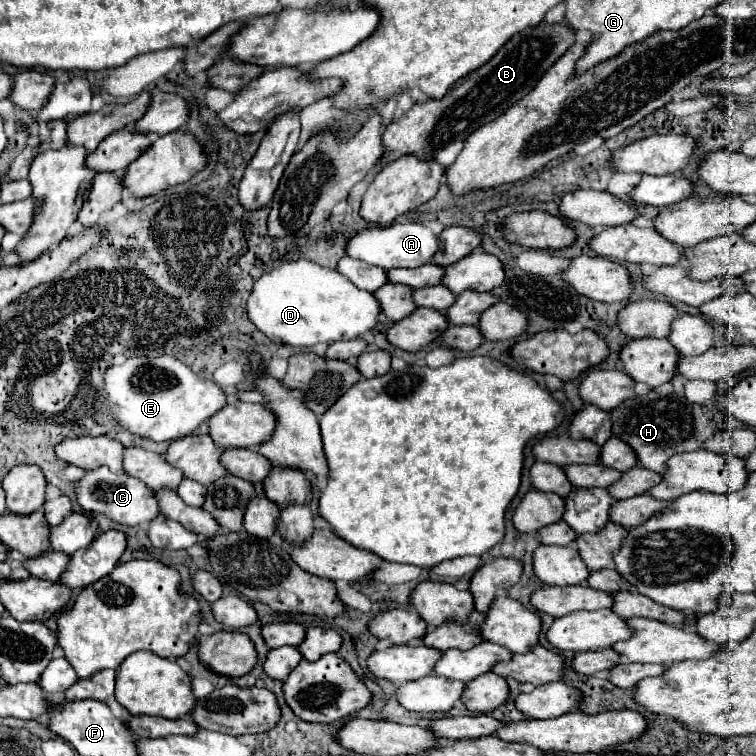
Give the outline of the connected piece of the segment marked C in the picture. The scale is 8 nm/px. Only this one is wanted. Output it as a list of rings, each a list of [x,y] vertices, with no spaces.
[[[109,468],[85,470],[85,476],[75,482],[75,498],[85,514],[103,514],[123,526],[147,524],[159,514],[159,506],[151,488],[133,476],[109,472]]]

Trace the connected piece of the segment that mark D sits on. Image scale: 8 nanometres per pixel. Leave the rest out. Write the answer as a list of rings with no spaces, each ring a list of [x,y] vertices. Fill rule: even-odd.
[[[309,260],[285,262],[265,272],[247,300],[249,320],[273,342],[287,346],[315,346],[319,342],[353,340],[371,330],[381,314],[379,302],[371,292],[359,290],[345,276]]]

